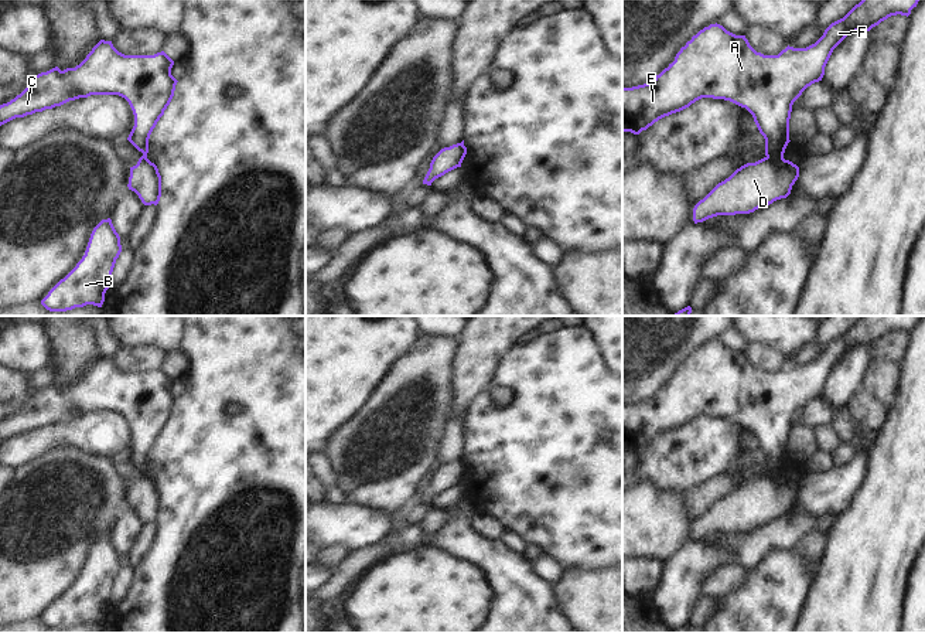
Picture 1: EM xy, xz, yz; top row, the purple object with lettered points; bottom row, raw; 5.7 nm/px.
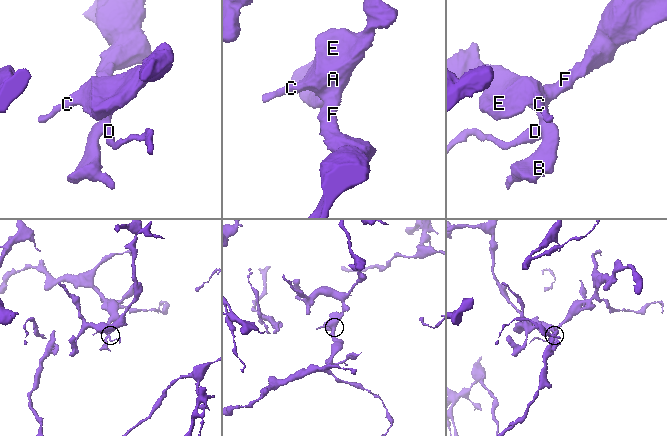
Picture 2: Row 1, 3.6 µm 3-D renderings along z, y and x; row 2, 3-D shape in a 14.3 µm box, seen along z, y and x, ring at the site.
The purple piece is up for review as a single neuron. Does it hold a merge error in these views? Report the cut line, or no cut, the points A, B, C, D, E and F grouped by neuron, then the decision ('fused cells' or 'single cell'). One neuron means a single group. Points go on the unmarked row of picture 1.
cut yz (765, 475), (772, 479), (782, 476); groups A B C E F / D; fused cells

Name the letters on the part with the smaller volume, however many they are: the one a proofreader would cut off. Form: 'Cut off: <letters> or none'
Cut off: D

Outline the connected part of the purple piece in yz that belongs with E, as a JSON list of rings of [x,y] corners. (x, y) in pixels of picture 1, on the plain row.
[[[863,316],[843,336],[806,365],[786,364],[778,372],[757,370],[745,355],[720,341],[700,347],[651,399],[622,405],[622,449],[639,452],[659,436],[689,425],[702,415],[730,418],[745,425],[765,456],[765,473],[772,480],[784,476],[789,457],[793,419],[815,399],[822,398],[833,367],[851,350],[870,348],[891,333],[909,333],[921,316]]]

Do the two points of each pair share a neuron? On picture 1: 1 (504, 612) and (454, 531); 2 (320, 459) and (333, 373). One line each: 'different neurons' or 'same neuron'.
1: same neuron
2: different neurons

